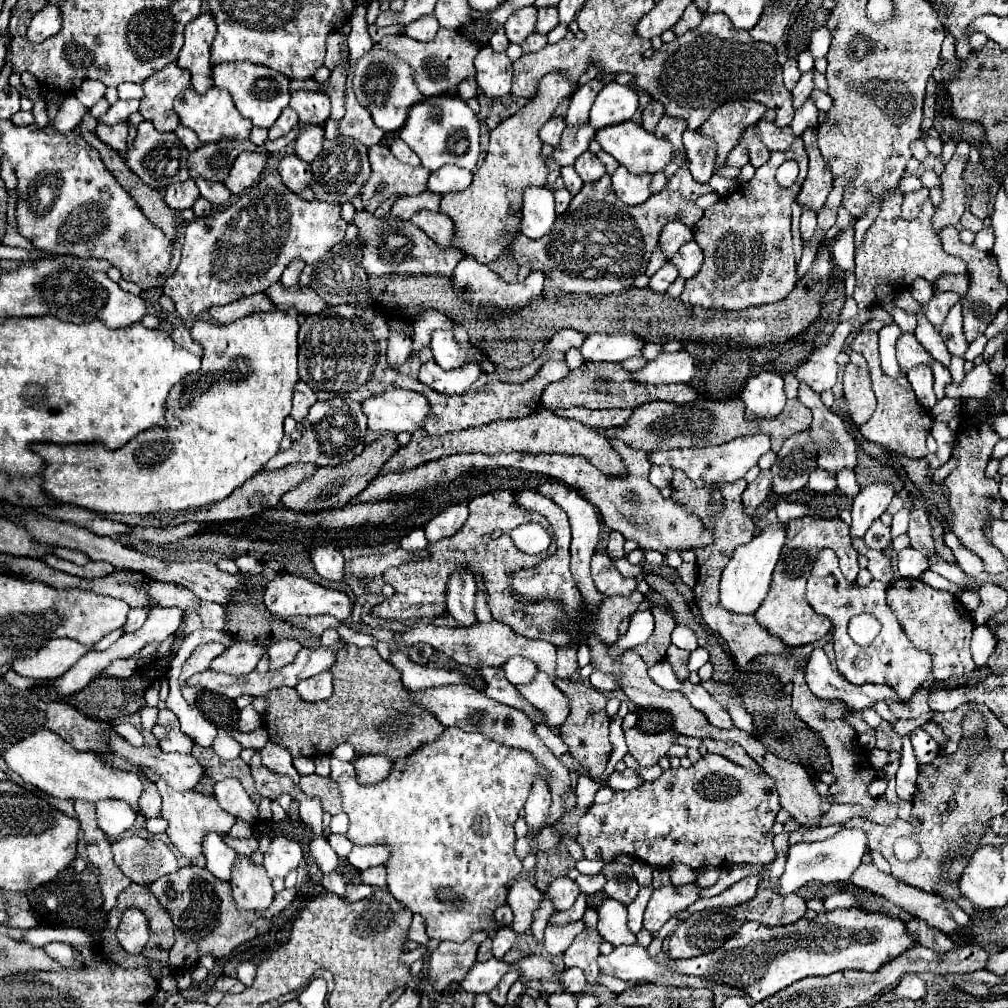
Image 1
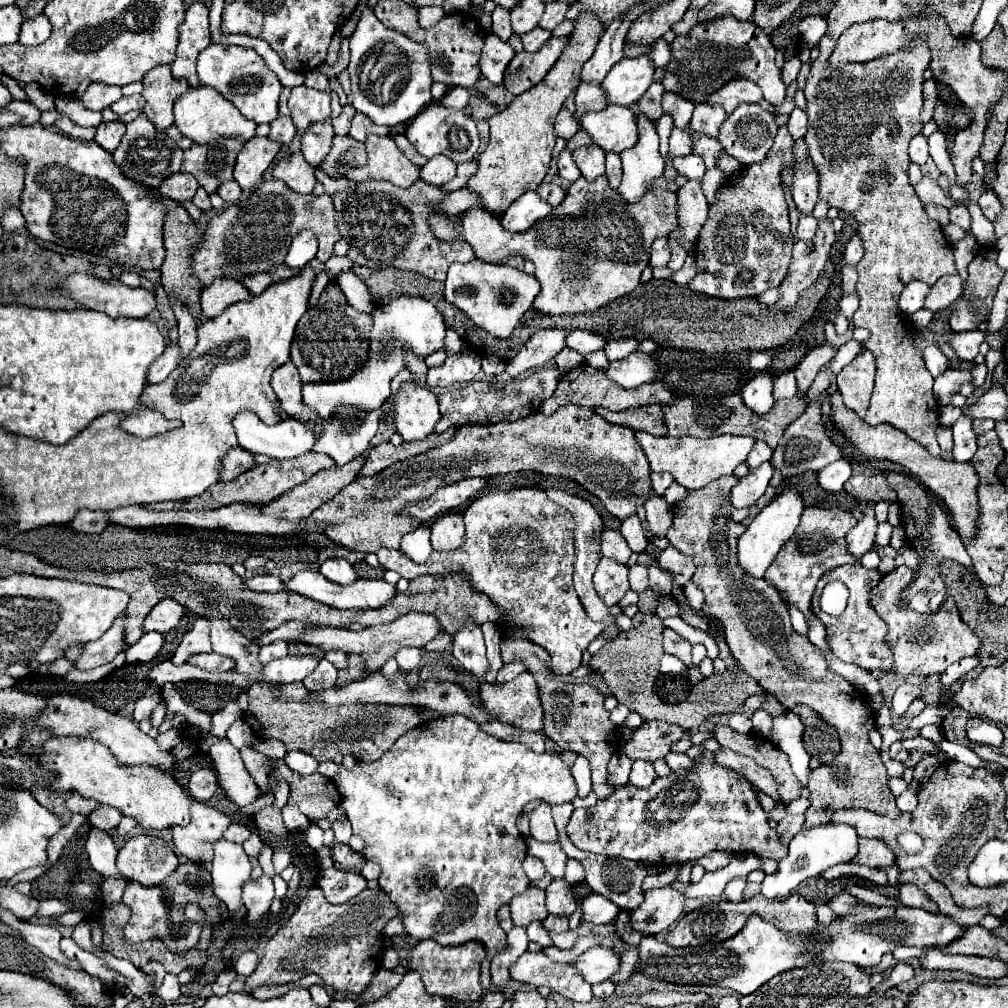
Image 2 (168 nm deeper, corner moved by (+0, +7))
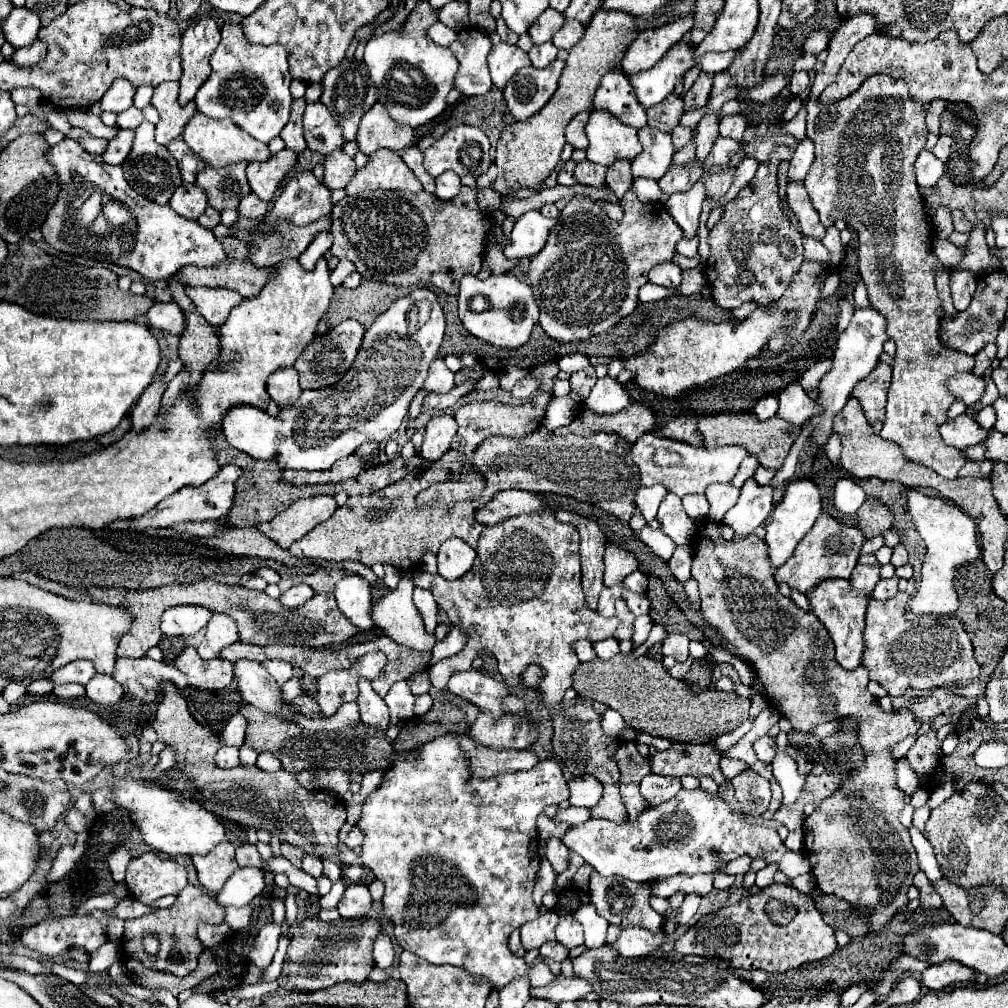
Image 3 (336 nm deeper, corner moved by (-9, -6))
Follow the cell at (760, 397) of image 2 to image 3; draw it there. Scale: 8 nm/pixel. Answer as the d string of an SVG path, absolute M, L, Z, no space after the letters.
M764 396L764 398L760 398L760 400L756 402L756 406L752 408L752 412L754 412L754 416L758 416L758 420L768 420L768 418L772 418L772 416L776 414L776 410L778 410L778 400L776 400L774 396Z

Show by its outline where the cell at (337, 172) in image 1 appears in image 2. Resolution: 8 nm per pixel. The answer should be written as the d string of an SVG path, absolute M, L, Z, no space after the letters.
M349 135L335 137L333 147L325 161L319 165L319 169L333 179L341 179L345 177L345 171L349 167L363 167L365 159L367 159L365 143L359 143Z

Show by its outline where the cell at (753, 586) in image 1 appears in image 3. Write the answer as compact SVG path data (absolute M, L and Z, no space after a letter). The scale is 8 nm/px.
M796 480L790 482L782 502L774 508L772 518L766 526L766 544L768 544L768 556L772 560L772 568L780 568L792 554L796 544L808 534L808 530L814 526L818 514L822 510L822 502L820 502L820 490L812 480Z

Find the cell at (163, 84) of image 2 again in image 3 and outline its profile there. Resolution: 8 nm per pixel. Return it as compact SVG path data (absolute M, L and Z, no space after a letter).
M164 82L156 86L152 106L160 112L160 122L156 124L156 142L168 146L170 140L178 138L196 114L196 104L188 102L186 106L178 104L178 82Z

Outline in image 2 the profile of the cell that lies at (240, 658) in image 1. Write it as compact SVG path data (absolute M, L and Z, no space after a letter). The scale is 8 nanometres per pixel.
M197 653L197 655L191 655L189 657L189 663L201 667L201 669L207 669L207 671L229 671L235 667L235 661L229 659L229 657L223 657L219 653Z

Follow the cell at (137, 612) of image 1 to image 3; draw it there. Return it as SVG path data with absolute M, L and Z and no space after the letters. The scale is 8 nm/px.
M76 660L70 662L58 670L54 670L48 680L58 686L58 684L88 684L88 680L94 676L94 664L90 660Z

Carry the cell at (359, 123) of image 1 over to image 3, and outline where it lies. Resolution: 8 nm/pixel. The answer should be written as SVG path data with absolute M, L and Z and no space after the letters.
M376 102L360 120L356 142L360 144L360 150L364 154L372 154L380 148L388 150L402 150L410 146L416 138L414 128L402 128L400 124L394 124L390 120L390 114L386 112L386 106Z

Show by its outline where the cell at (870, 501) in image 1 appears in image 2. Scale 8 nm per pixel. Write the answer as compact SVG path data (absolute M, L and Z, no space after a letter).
M865 503L863 509L863 519L857 521L857 525L847 533L847 549L851 555L857 559L867 553L875 541L875 529L877 529L877 519L875 519L875 503Z

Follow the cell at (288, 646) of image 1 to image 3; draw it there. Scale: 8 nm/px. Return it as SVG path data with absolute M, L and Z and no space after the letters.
M270 660L270 662L264 662L262 666L270 672L270 676L276 680L278 686L282 686L286 680L292 678L292 666L282 660Z

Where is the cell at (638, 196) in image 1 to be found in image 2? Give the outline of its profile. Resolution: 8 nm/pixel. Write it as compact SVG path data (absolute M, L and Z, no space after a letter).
M637 115L639 119L639 141L633 149L621 153L623 161L623 179L619 185L619 193L625 201L637 203L641 195L651 187L651 183L663 175L665 161L659 153L659 137L653 121Z

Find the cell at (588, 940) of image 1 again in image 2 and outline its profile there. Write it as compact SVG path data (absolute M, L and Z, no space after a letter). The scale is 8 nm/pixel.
M603 981L603 983L593 985L593 995L595 995L597 999L609 997L613 991L615 991L615 983L613 983L613 981Z

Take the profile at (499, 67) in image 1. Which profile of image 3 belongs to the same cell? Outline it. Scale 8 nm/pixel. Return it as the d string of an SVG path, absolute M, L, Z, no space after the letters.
M498 42L492 46L488 56L488 66L492 74L492 82L496 88L504 88L504 84L524 66L530 66L530 58L526 52L522 52L518 46Z

